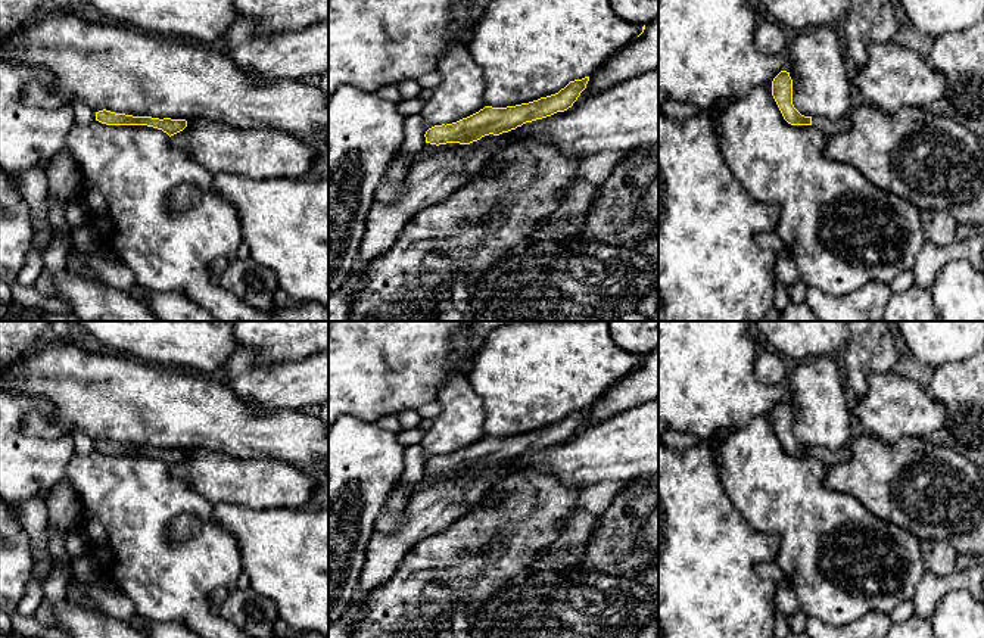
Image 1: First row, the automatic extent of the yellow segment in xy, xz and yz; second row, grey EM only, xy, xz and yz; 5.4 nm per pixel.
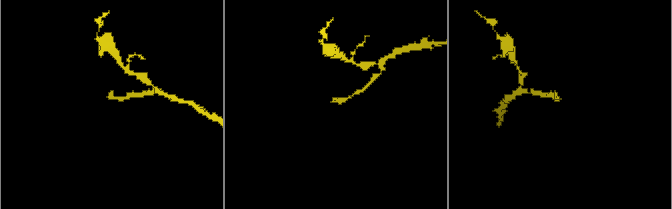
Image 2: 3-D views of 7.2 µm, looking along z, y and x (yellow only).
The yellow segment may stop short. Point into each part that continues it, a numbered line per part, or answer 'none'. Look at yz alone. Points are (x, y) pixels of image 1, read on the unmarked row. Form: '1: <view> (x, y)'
1: yz (830, 457)

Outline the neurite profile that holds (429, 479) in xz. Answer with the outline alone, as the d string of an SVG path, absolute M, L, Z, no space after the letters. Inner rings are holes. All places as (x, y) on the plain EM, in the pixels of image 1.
M426 473L424 477L417 485L414 485L411 488L411 494L423 491L423 489L426 489L440 480L452 479L455 482L460 482L460 480L463 480L463 476L464 474L460 474L460 473L446 473L446 474L439 474L439 476Z

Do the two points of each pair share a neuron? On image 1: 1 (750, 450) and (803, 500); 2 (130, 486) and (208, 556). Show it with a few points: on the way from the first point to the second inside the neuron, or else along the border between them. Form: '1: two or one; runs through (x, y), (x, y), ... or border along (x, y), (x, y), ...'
1: one; runs through (763, 463), (790, 489)
2: one; runs through (130, 513), (171, 556), (181, 556)

